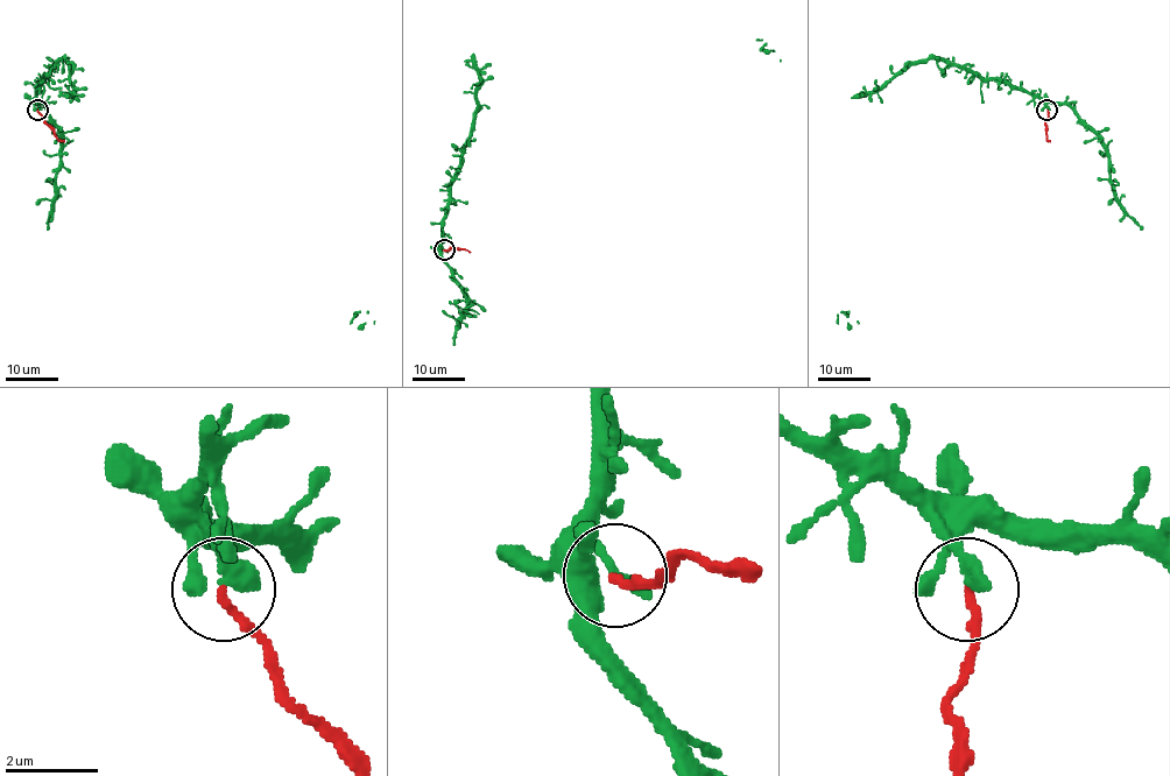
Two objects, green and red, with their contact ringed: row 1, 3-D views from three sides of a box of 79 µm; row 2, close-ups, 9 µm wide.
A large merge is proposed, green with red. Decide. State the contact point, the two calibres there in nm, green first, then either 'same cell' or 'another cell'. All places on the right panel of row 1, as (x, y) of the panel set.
(1047, 110) | 360/170 nm | another cell

